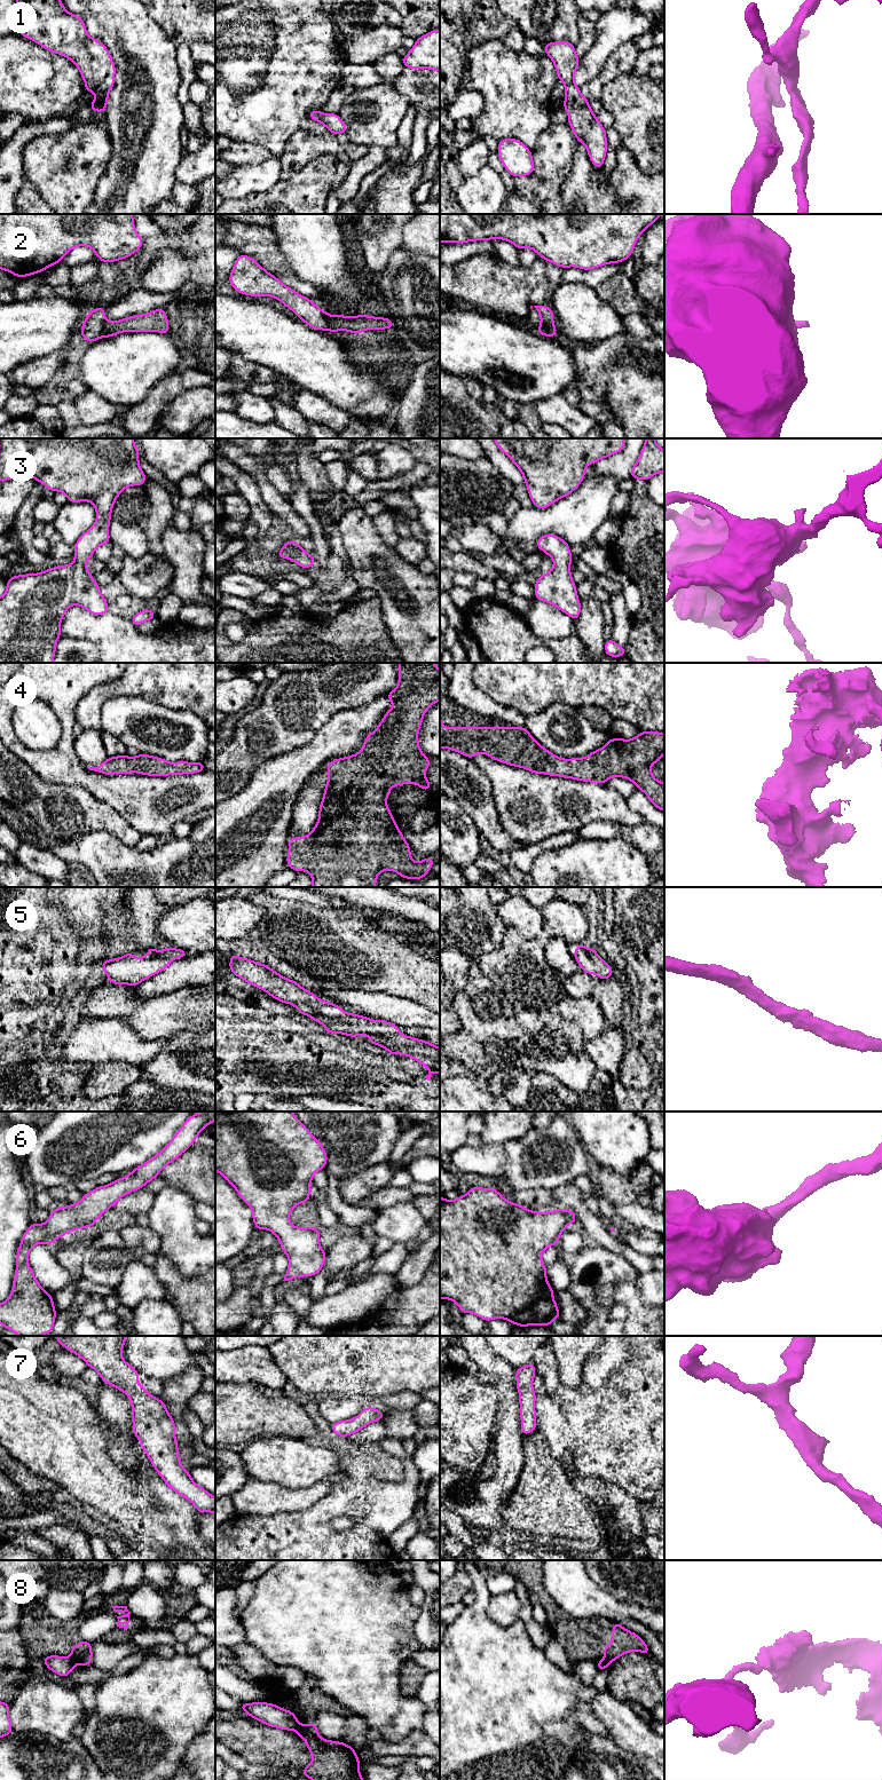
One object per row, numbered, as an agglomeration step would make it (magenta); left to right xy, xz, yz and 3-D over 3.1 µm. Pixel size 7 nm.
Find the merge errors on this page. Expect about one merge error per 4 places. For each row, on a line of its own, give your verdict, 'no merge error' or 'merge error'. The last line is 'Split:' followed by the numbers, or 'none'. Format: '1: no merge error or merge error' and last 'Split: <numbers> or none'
1: no merge error
2: merge error
3: no merge error
4: no merge error
5: no merge error
6: no merge error
7: no merge error
8: merge error
Split: 2, 8

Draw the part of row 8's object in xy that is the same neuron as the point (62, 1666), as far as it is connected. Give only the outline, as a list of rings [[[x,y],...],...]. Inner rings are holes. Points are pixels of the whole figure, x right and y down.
[[[48,1655],[42,1661],[50,1671],[61,1677],[68,1677],[76,1667],[74,1661],[69,1656]]]

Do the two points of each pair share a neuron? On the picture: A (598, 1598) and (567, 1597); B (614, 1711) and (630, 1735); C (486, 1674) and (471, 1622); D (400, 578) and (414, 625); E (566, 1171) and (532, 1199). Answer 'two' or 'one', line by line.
A: one
B: one
C: one
D: one
E: two

